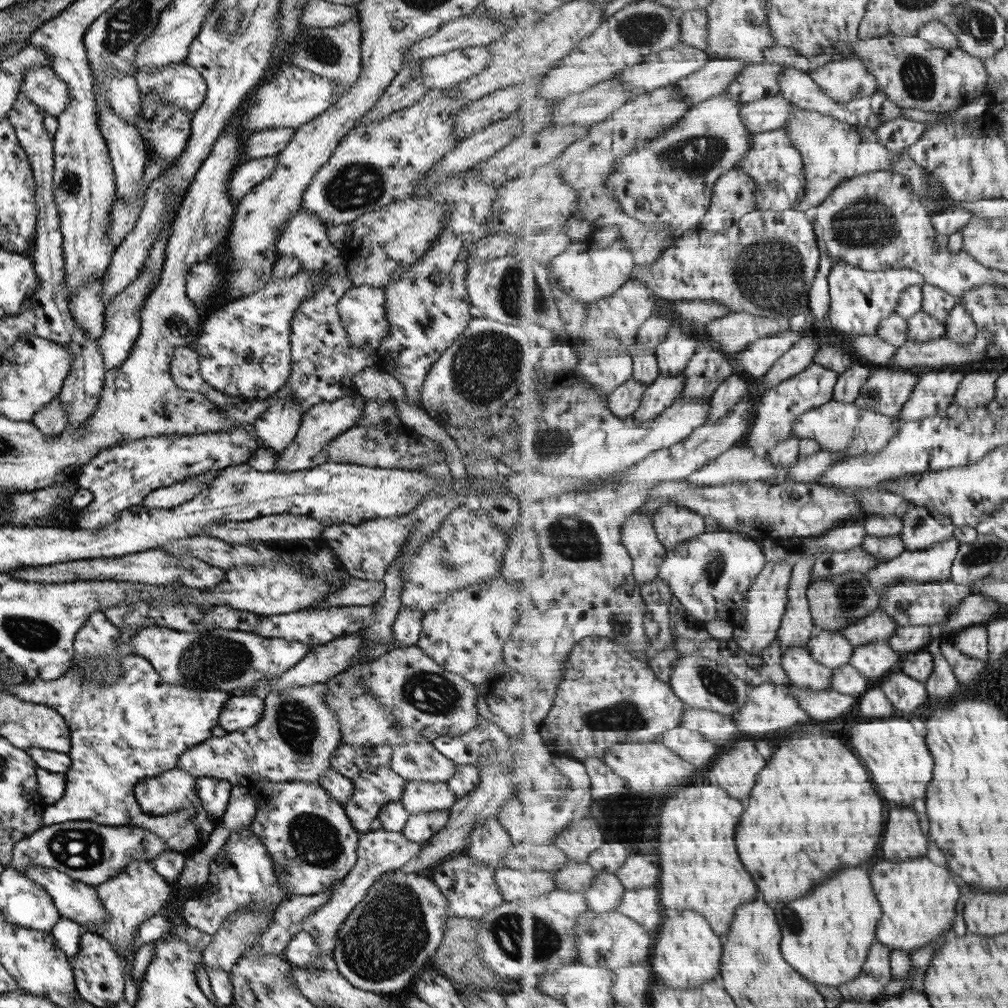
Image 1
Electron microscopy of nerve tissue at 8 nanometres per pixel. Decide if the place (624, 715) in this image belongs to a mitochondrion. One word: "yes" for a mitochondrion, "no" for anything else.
yes

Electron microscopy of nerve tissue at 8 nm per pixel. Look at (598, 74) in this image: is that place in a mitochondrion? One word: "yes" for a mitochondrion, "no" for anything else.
no

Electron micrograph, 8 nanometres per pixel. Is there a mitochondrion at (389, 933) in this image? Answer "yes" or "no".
yes

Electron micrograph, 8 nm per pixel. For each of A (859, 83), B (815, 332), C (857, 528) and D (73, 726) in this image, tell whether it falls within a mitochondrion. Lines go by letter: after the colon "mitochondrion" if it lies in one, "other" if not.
A: other
B: other
C: other
D: other

